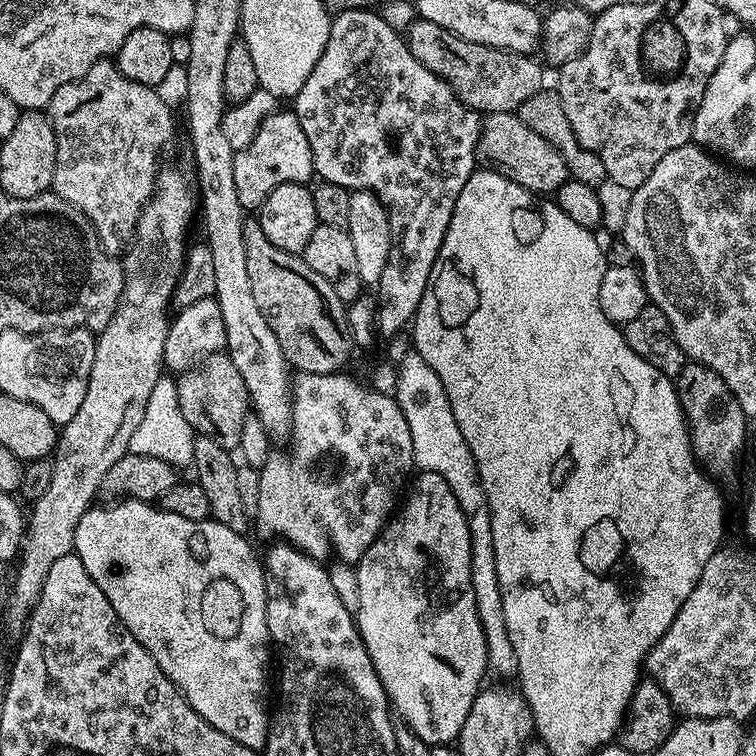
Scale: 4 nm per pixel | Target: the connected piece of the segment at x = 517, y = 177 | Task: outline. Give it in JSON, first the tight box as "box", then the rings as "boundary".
{"box":[476,112,570,194],"boundary":[[[489,112],[483,120],[484,125],[476,136],[476,160],[481,169],[502,174],[510,182],[518,182],[518,186],[537,194],[555,194],[570,179],[562,154],[558,154],[546,138],[538,138],[538,134],[534,134],[534,130],[530,130],[530,126],[526,126],[516,112]]]}

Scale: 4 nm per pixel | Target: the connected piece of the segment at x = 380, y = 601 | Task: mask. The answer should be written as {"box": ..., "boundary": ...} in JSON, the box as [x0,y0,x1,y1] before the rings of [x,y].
{"box":[354,471,488,746],"boundary":[[[421,471],[416,481],[411,481],[407,489],[408,501],[384,525],[384,531],[376,538],[374,553],[376,552],[376,568],[360,568],[356,572],[356,604],[354,603],[354,619],[356,629],[360,632],[362,642],[370,654],[370,662],[378,674],[388,696],[391,711],[404,719],[404,724],[421,740],[425,746],[451,745],[459,737],[462,722],[466,722],[466,714],[470,714],[470,706],[474,698],[482,691],[480,684],[484,680],[484,672],[488,667],[488,637],[484,635],[480,622],[480,611],[474,602],[474,586],[472,585],[472,530],[466,508],[460,505],[461,497],[456,495],[442,475]]]}

